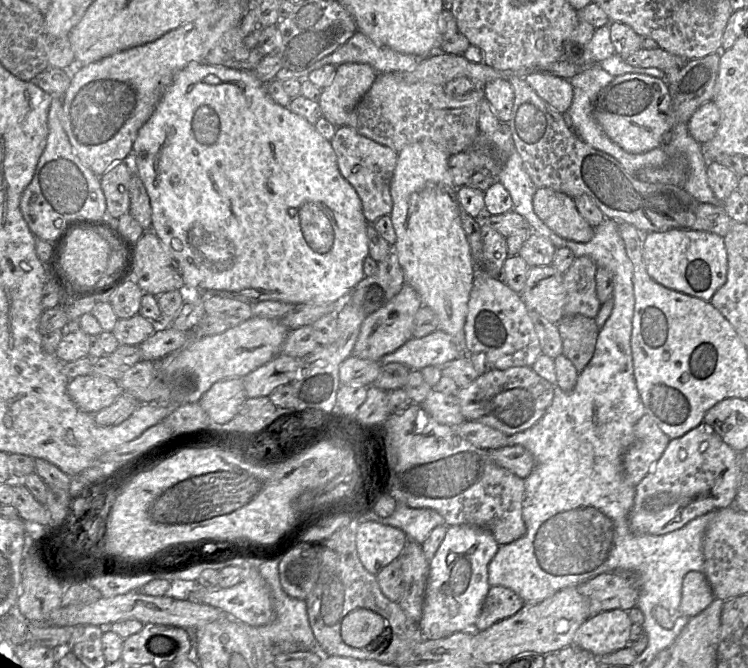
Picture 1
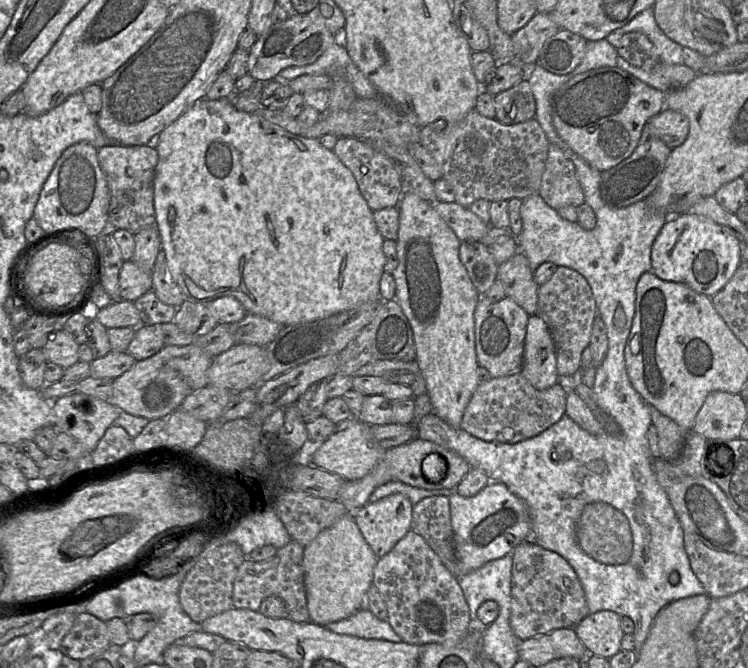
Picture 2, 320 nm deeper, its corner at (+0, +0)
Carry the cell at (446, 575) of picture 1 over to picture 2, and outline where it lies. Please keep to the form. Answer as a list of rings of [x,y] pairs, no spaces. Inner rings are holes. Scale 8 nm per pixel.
[[[489,481],[472,497],[463,497],[454,491],[449,497],[449,504],[459,577],[512,553],[524,541],[534,542],[527,506],[502,482]]]

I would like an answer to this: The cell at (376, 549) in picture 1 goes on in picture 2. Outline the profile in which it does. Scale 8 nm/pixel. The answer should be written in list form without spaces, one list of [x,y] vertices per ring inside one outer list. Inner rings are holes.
[[[396,493],[367,502],[350,514],[374,554],[381,558],[411,530],[412,510],[411,501]]]

